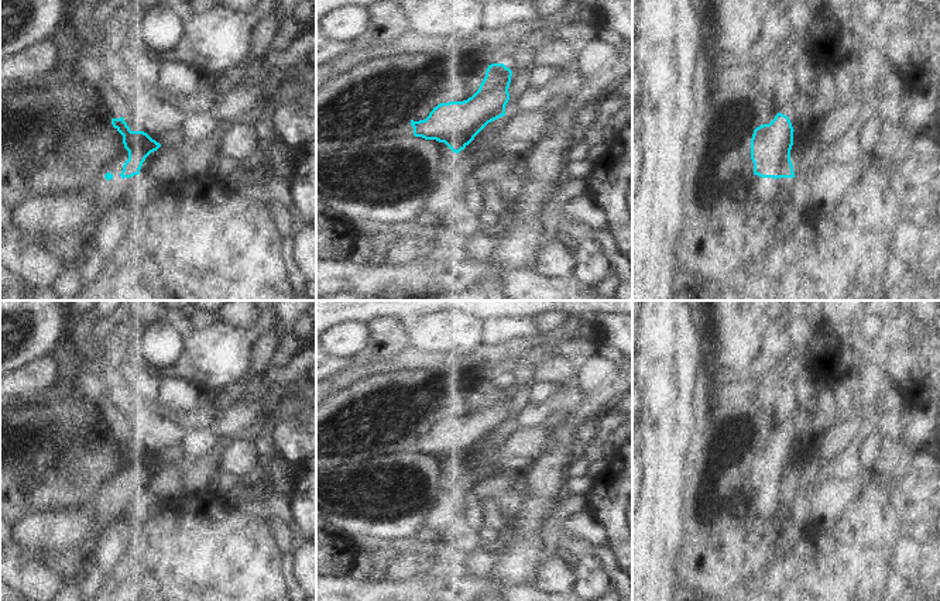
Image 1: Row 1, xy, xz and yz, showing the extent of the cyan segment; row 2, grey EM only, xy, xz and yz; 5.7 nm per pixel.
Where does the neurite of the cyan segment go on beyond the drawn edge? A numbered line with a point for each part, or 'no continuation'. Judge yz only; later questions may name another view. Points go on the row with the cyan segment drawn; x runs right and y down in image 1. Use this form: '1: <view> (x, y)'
no continuation.

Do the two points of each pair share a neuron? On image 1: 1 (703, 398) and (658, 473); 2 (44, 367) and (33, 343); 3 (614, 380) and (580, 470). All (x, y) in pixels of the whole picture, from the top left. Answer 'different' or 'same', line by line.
1: different
2: different
3: different

